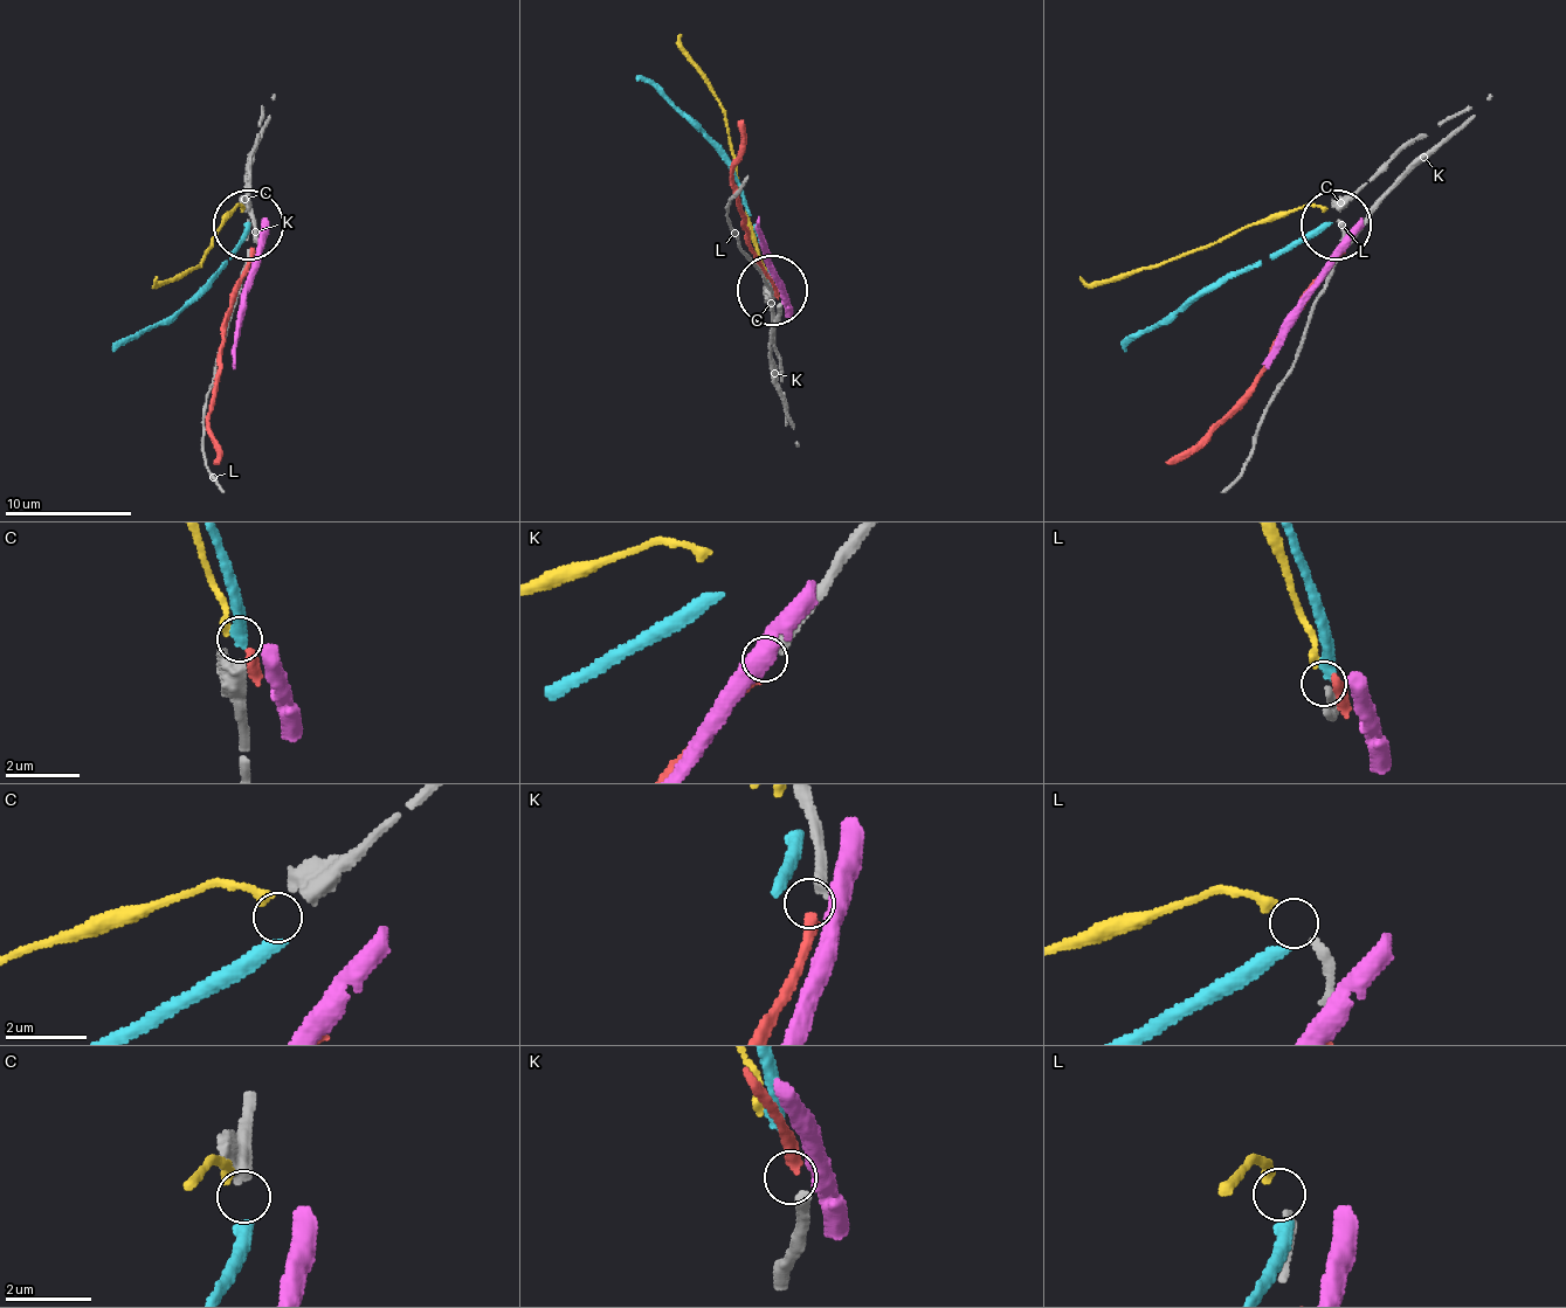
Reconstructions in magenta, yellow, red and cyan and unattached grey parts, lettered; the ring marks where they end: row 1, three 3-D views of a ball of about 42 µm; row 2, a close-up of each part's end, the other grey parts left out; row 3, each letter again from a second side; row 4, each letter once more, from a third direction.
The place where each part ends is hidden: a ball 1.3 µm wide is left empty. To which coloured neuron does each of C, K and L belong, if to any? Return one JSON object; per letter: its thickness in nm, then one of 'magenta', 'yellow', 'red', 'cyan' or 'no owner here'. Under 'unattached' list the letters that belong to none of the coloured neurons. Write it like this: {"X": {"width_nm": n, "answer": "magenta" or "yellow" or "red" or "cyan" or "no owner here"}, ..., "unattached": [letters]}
{"C": {"width_nm": 600, "answer": "no owner here"}, "K": {"width_nm": 280, "answer": "red"}, "L": {"width_nm": 200, "answer": "yellow"}, "unattached": ["C"]}

